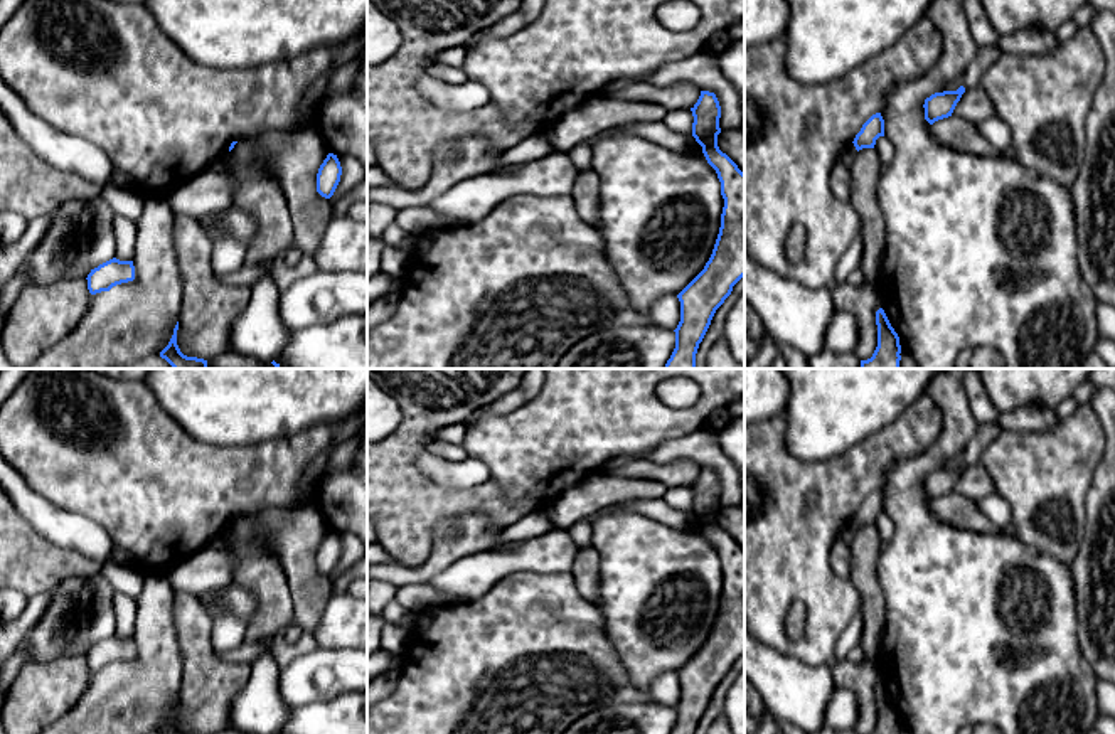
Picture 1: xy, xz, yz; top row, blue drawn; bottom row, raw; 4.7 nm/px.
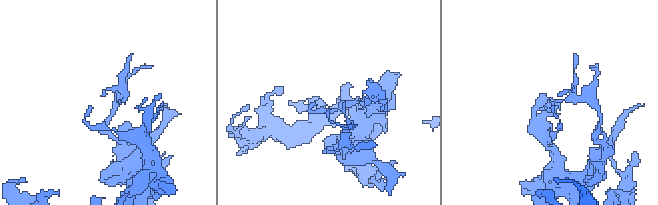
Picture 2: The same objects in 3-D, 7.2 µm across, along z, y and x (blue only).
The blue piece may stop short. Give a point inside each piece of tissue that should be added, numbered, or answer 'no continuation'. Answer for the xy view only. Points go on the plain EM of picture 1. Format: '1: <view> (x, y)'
no continuation

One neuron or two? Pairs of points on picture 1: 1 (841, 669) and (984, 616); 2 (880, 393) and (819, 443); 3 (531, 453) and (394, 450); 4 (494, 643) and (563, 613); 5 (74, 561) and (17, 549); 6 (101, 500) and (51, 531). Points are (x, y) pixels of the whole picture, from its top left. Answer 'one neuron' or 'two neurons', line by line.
1: two neurons
2: one neuron
3: two neurons
4: one neuron
5: one neuron
6: two neurons

